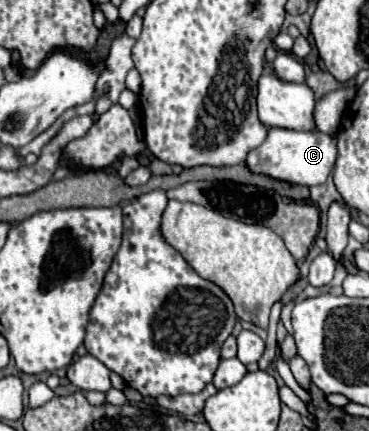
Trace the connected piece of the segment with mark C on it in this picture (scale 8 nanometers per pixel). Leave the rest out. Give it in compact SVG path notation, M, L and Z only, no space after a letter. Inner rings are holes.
M270 128L266 142L262 142L262 146L254 148L248 154L246 164L256 174L268 174L272 178L286 180L292 184L302 184L302 186L316 186L326 182L326 178L334 168L336 156L338 156L336 136L332 134L322 134L318 130L298 132L286 128Z

